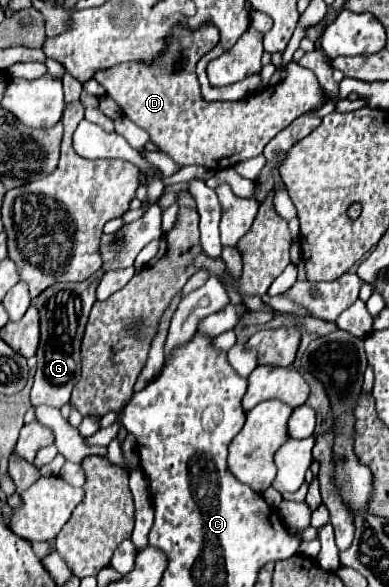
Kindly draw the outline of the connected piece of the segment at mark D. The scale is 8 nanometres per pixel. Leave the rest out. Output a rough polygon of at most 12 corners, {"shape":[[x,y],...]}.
{"shape":[[177,24],[155,62],[95,72],[179,166],[259,156],[333,100],[309,68],[205,102],[195,64],[219,28]]}

